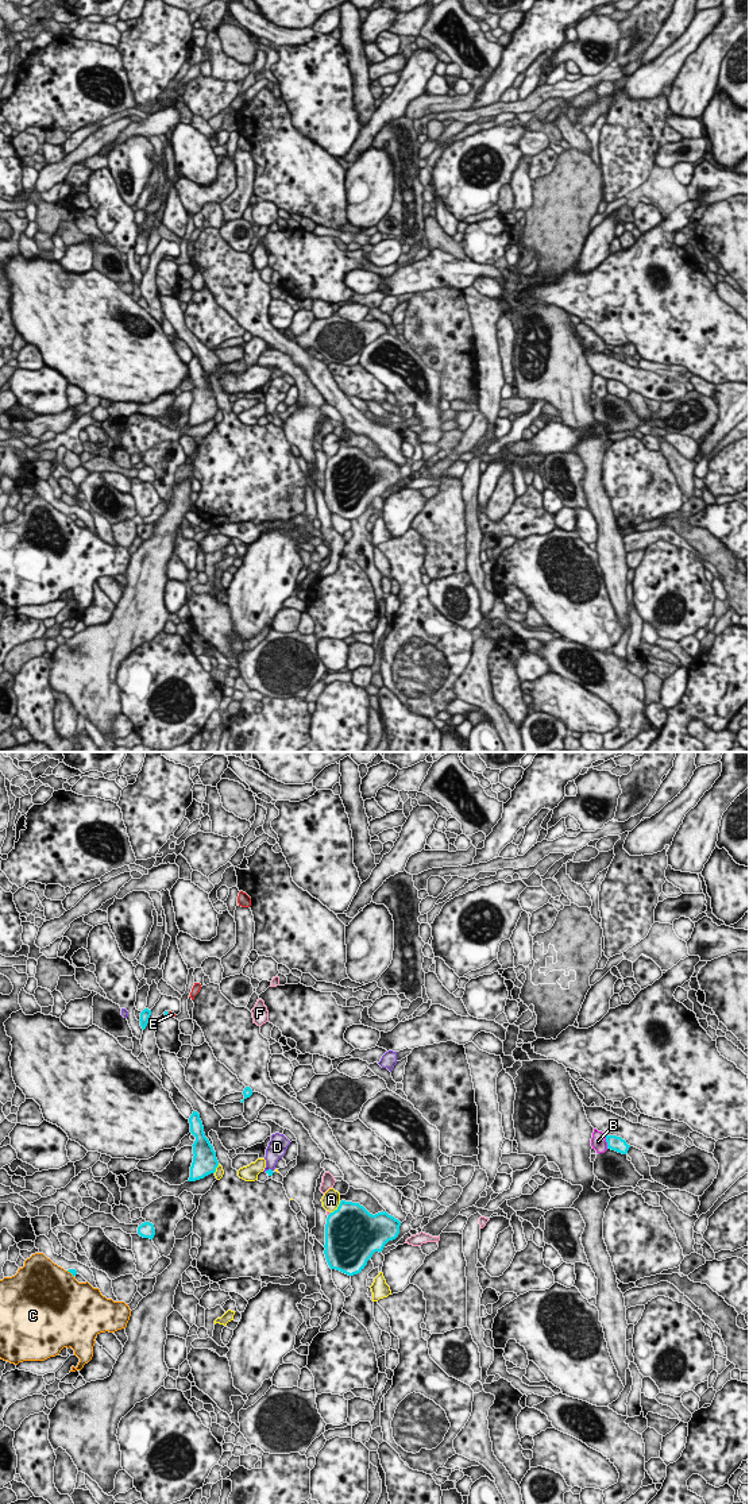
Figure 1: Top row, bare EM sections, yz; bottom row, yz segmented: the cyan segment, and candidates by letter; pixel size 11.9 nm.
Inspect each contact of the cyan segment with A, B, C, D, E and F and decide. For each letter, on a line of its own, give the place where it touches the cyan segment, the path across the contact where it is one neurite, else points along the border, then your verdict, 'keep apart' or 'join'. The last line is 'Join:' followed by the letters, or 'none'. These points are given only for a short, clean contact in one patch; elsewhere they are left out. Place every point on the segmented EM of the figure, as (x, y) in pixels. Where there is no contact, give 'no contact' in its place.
A: meets cyan in yz at (338, 1207); keep apart
B: meets cyan in yz at (606, 1141); keep apart
C: meets cyan in yz at (70, 1272); keep apart
D: meets cyan in yz at (269, 1169); keep apart
E: meets cyan in yz at (168, 1013); runs through yz (166, 1013), (168, 1013), (172, 1014); join
F: meets cyan in yz at (329, 1214); keep apart
Join: E

